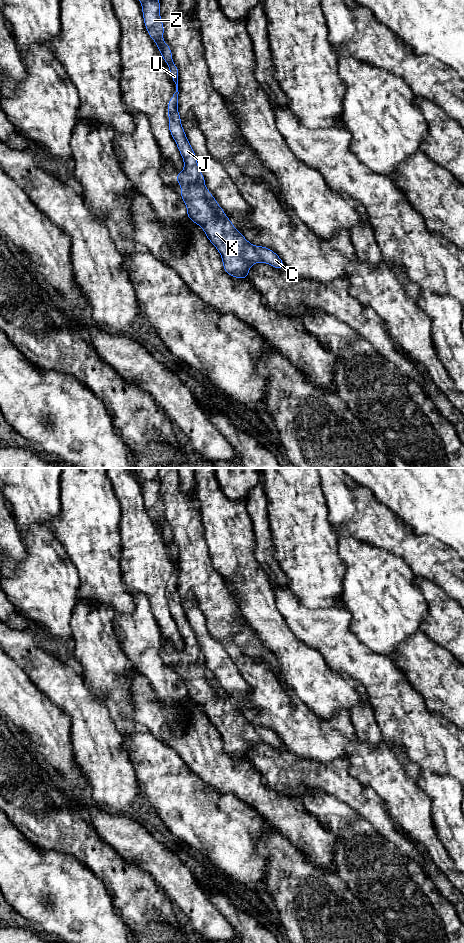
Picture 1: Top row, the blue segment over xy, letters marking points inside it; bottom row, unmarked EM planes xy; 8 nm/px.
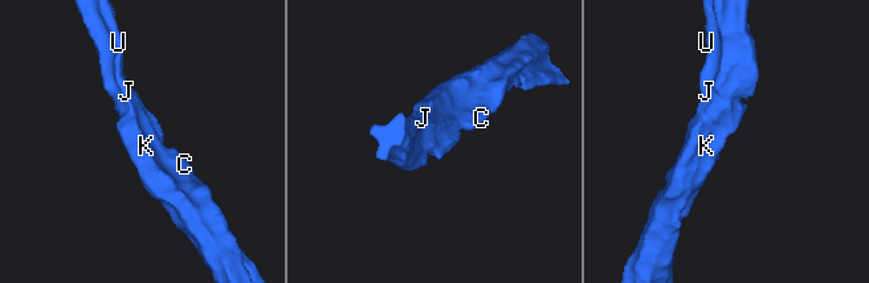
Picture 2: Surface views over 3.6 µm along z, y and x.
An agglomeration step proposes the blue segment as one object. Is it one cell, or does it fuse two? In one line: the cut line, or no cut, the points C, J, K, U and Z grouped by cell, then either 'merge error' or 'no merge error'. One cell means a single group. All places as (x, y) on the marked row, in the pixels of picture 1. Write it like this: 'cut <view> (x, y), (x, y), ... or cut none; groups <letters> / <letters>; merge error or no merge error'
cut none; groups C J K U Z; no merge error

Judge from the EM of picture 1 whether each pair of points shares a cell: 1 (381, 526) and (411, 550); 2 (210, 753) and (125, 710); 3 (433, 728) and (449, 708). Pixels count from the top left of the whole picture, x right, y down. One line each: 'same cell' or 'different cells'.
1: same cell
2: different cells
3: different cells

